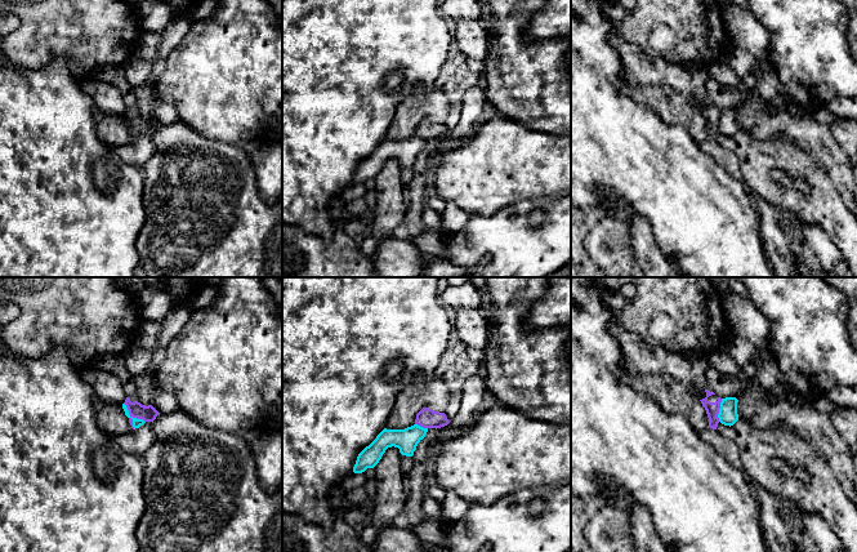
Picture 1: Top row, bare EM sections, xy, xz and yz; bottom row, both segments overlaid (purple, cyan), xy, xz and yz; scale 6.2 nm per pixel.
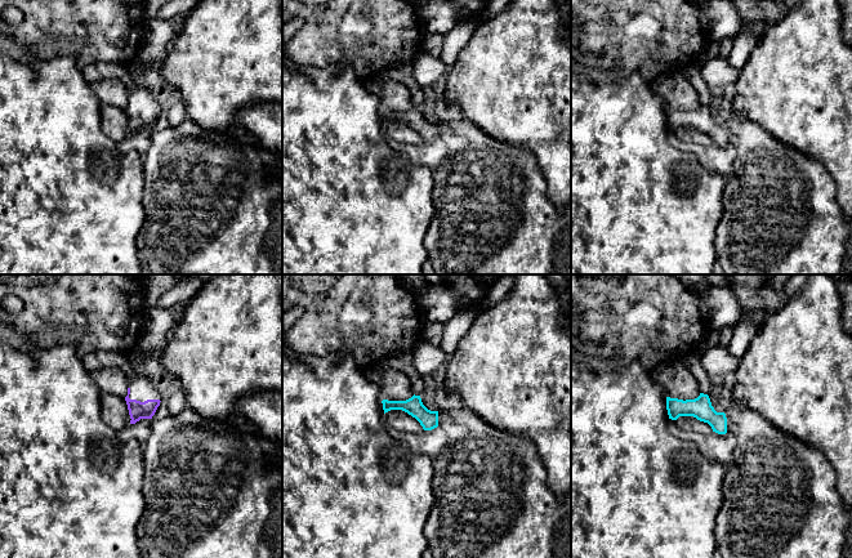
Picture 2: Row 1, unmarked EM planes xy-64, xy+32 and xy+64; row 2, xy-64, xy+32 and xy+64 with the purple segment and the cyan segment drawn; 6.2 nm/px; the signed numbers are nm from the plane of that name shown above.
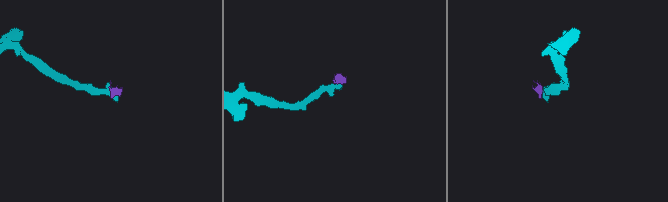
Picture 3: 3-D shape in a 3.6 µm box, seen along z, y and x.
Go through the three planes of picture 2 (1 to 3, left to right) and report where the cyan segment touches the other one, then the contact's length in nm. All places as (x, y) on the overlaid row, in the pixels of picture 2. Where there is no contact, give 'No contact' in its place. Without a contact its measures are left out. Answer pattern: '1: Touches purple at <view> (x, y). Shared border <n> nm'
1: No contact
2: No contact
3: No contact

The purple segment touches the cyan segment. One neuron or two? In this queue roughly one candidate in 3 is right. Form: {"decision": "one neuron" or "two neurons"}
{"decision": "two neurons"}

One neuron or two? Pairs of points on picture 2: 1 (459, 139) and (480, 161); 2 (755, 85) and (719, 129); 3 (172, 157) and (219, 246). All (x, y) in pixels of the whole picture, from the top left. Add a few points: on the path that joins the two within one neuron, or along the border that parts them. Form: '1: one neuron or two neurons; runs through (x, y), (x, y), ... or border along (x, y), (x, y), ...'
1: one neuron; runs through (464, 144), (474, 156)
2: two neurons; border along (744, 117), (758, 124), (770, 134)
3: one neuron; runs through (193, 179), (206, 192), (217, 224)

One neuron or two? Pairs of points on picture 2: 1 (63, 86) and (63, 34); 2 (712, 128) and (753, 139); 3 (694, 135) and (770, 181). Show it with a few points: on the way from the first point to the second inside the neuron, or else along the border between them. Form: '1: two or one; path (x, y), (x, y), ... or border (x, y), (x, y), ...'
1: two; border (34, 53), (39, 58), (70, 56), (80, 71)
2: one; path (722, 133), (743, 134)
3: two; border (685, 128), (695, 128), (705, 133), (713, 142)

